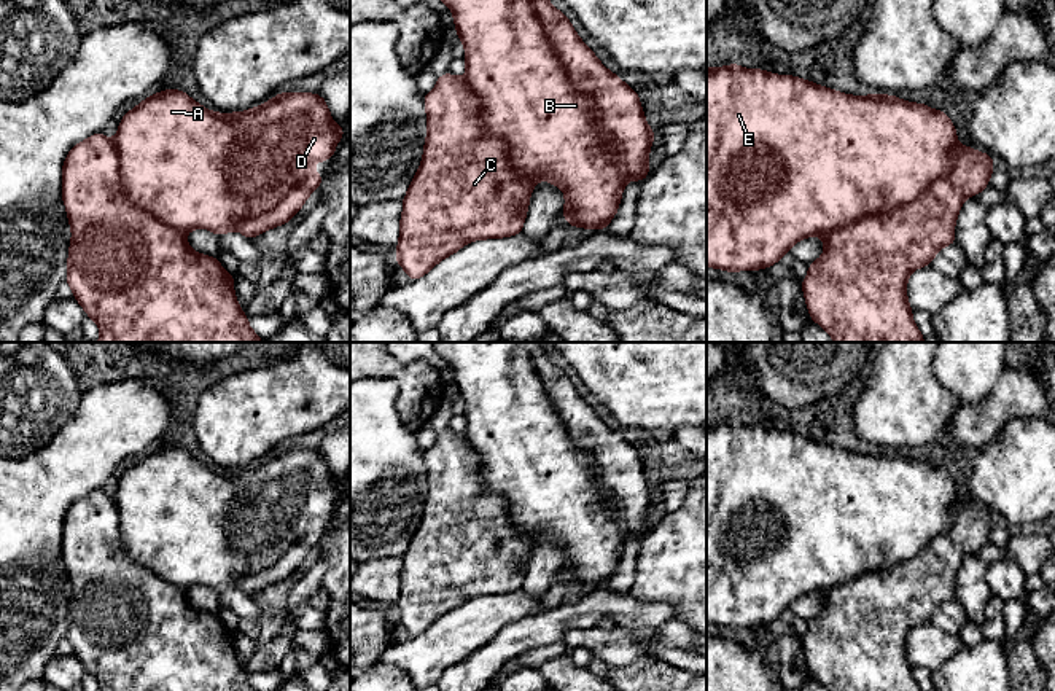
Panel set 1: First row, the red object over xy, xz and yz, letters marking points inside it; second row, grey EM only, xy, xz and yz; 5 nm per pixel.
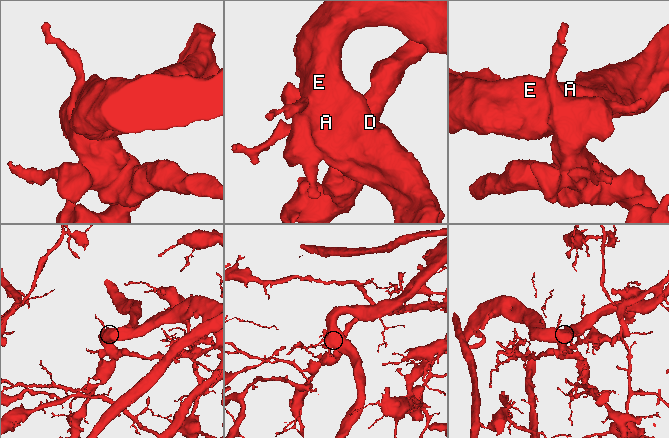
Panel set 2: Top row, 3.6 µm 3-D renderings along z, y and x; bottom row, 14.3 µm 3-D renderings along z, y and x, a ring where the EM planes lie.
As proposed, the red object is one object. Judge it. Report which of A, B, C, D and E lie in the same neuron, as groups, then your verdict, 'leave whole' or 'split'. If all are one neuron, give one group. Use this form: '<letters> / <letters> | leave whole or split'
A B C D E | leave whole

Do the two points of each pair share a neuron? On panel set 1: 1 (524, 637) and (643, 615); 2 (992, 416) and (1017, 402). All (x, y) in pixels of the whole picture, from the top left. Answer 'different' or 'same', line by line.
1: same
2: same

